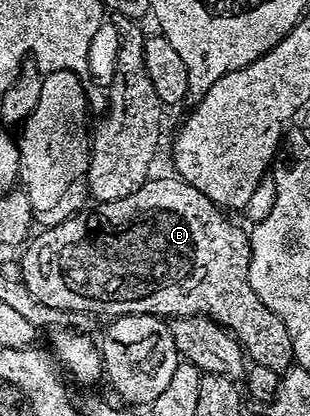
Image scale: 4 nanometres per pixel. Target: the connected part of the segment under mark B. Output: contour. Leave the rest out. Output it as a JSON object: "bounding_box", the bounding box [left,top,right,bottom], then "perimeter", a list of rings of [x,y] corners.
{"bounding_box":[19,175,294,375],"perimeter":[[[176,175],[156,177],[145,181],[131,195],[100,202],[93,214],[80,211],[57,226],[42,228],[41,234],[24,246],[25,254],[19,257],[21,281],[27,291],[52,309],[90,315],[106,313],[109,319],[127,313],[149,313],[162,319],[207,316],[236,337],[252,364],[271,367],[279,375],[284,373],[294,364],[291,335],[287,335],[283,319],[251,287],[249,233],[228,221],[219,206],[207,199],[203,191],[191,187],[191,183]]]}

